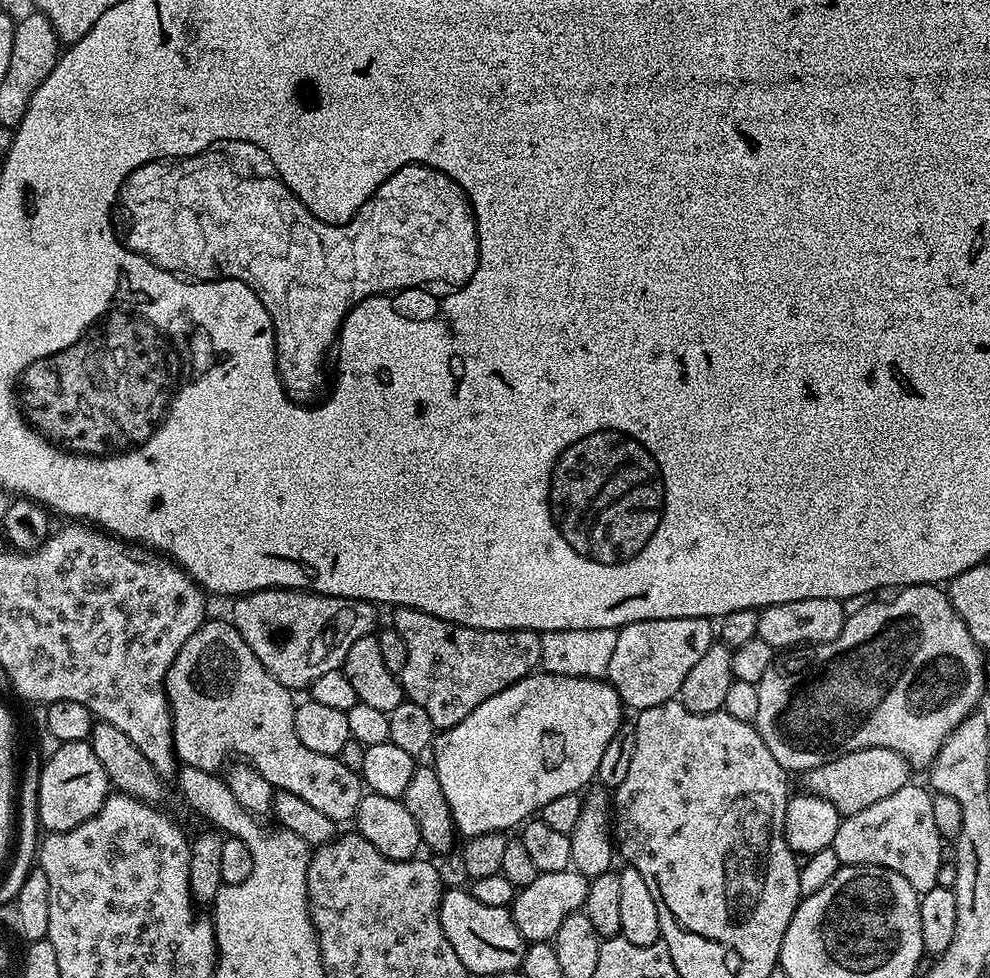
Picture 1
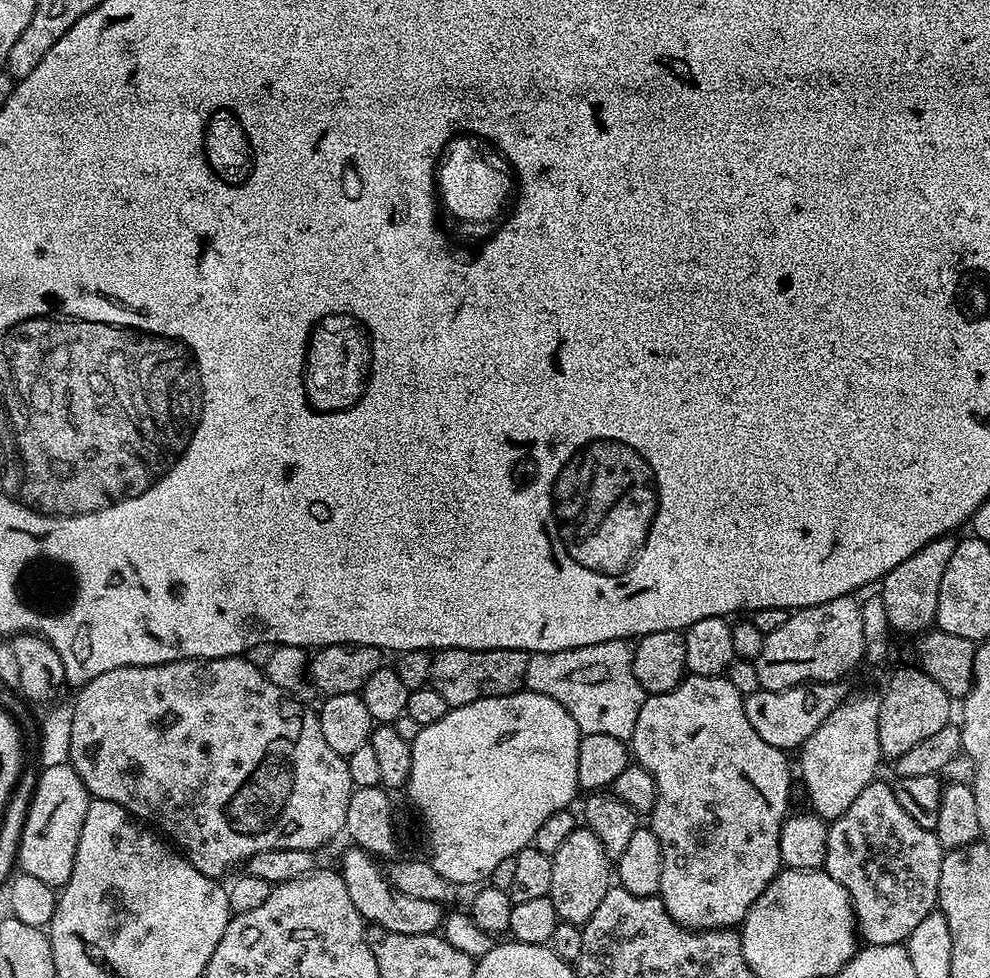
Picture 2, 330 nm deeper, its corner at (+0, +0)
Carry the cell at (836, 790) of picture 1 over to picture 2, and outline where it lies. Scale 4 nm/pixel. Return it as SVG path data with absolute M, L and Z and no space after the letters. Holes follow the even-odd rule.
M919 667L900 668L888 680L884 692L879 693L880 705L878 706L878 746L881 757L889 761L896 761L906 750L918 746L918 742L923 742L930 738L930 734L935 734L942 730L954 716L954 700L948 696L934 678L930 678Z

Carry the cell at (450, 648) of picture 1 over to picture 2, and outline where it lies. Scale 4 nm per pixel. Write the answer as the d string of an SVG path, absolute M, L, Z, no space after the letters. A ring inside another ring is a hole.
M442 648L432 656L430 686L446 698L449 706L457 708L482 698L509 696L525 687L529 653L513 648L494 650L466 650L465 648Z

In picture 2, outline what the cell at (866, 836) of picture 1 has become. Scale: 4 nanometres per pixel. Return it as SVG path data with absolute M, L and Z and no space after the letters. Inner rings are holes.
M880 778L873 780L870 786L866 786L866 790L862 790L862 794L858 794L858 798L854 798L854 803L850 805L850 810L846 810L846 814L842 814L838 819L828 824L826 862L823 866L823 871L828 872L830 878L834 878L834 882L838 882L848 891L848 897L852 899L852 911L856 914L856 926L865 945L904 944L908 939L908 935L914 930L914 926L918 926L918 922L922 922L922 918L926 918L934 911L938 904L936 898L938 878L942 874L942 858L946 851L938 842L933 829L918 826L918 822L914 822L914 818L910 818L910 814L906 814L906 810L902 810L902 806L898 806L898 798L894 798L891 783L885 782L883 784L882 780Z

